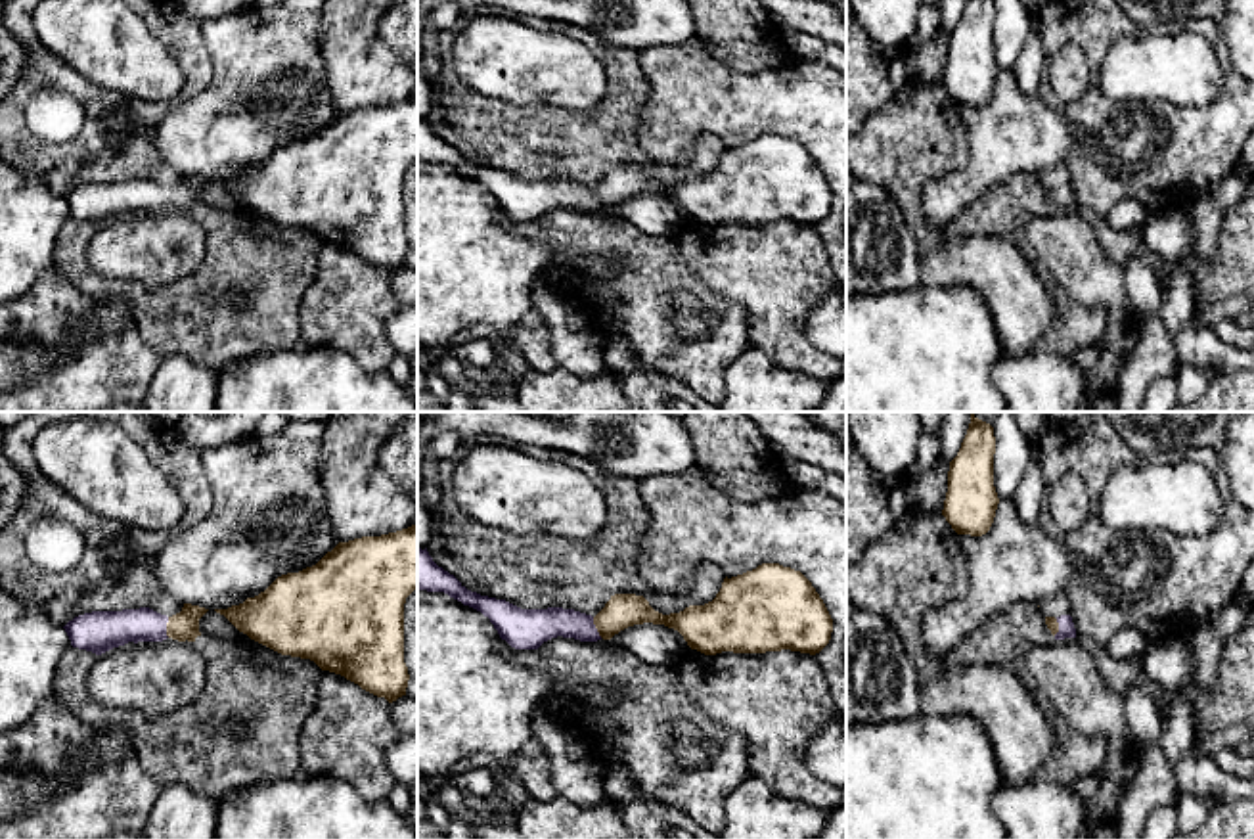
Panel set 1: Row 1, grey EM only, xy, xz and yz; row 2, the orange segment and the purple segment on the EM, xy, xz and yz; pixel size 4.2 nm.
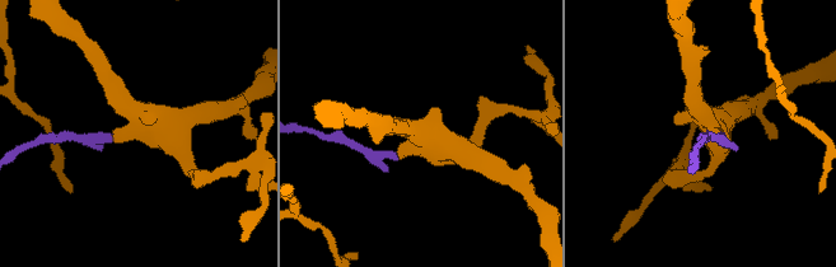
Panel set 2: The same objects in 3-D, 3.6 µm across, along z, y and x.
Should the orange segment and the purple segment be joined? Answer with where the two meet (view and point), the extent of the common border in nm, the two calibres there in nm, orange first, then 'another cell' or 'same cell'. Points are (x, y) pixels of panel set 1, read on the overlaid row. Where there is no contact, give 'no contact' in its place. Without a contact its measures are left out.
xy (167, 627) | 90 nm | 120/160 nm | same cell

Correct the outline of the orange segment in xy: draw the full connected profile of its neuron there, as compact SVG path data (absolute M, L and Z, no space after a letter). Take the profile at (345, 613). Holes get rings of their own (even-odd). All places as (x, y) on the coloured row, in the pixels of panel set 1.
M417 525L339 542L316 565L278 577L264 592L239 605L214 609L251 640L291 657L310 659L385 697L406 695L404 603L417 588Z

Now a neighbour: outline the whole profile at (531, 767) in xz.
M530 737L521 753L513 759L511 774L523 783L528 797L534 801L548 803L559 797L549 776L548 753L536 737Z

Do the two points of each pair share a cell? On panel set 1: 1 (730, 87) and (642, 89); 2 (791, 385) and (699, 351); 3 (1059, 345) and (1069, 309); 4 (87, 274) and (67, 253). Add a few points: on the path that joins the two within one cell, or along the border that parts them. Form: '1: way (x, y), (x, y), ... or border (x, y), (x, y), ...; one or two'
1: border (640, 52), (649, 96), (636, 131); two
2: border (749, 345), (728, 366), (724, 391); two
3: way (1065, 336), (1069, 332), (1069, 318); one
4: way (81, 269), (71, 259); one

